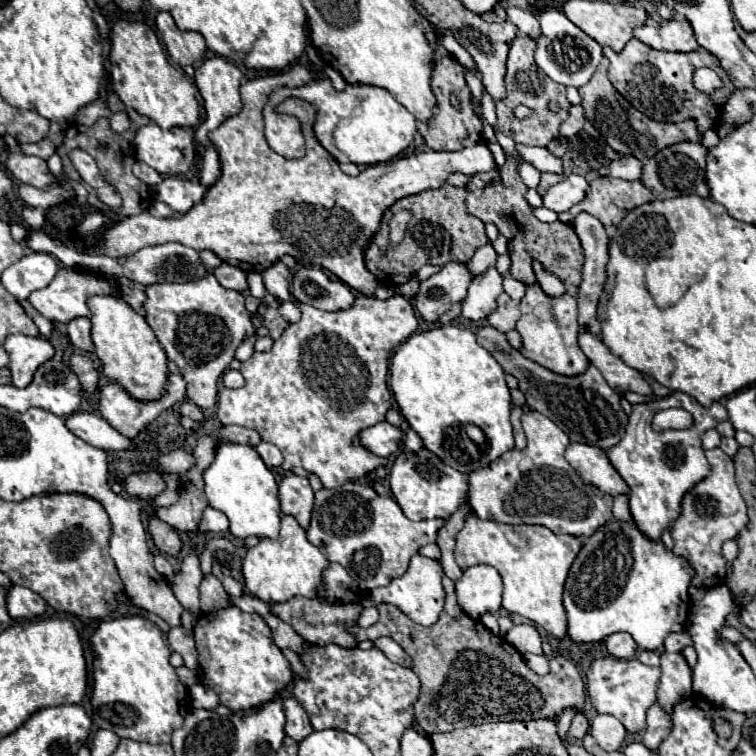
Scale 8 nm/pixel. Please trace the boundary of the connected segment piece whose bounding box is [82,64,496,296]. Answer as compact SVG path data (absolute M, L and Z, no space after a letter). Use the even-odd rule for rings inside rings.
M294 64L286 68L288 72L278 72L270 76L262 76L256 80L248 80L240 86L240 98L242 98L242 110L228 120L224 120L216 130L208 132L210 140L214 142L220 164L222 164L222 176L214 186L208 188L206 198L202 204L196 204L190 212L186 212L180 218L156 218L148 210L136 214L136 216L126 216L118 222L114 222L110 228L106 228L100 236L100 240L94 246L84 248L84 254L104 254L110 258L122 258L122 256L132 256L138 252L138 248L152 246L152 244L166 244L166 242L180 242L184 246L190 246L194 250L212 250L218 254L224 262L244 270L244 272L264 272L270 268L276 260L280 260L284 254L298 256L296 260L300 262L312 262L318 260L318 266L330 270L336 274L344 284L354 288L356 292L364 296L372 296L378 282L374 276L366 270L364 266L364 248L370 242L372 234L380 226L382 212L392 206L396 200L418 194L422 190L430 188L440 188L446 178L454 172L462 174L480 174L480 172L490 172L494 164L494 156L486 144L476 144L474 148L464 148L460 152L420 152L414 156L404 156L398 158L390 164L376 164L368 166L364 172L360 172L356 178L346 176L340 168L338 162L324 150L324 146L316 140L314 136L314 122L316 122L316 108L308 102L302 100L286 100L282 102L282 112L294 114L300 118L304 126L304 136L306 136L306 156L298 160L286 160L268 146L264 138L264 118L262 118L262 108L264 108L264 88L276 88L276 86L304 86L312 80L312 74L300 66Z

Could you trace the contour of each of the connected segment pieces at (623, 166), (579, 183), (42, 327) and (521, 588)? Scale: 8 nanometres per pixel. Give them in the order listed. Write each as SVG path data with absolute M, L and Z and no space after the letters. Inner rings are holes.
M624 156L610 164L610 176L614 176L614 178L640 180L640 174L642 174L642 162L634 156Z
M570 174L566 180L554 184L546 192L546 196L542 198L544 208L548 208L548 210L552 210L556 214L566 212L586 196L586 188L588 188L588 182L584 180L584 176Z
M22 300L20 306L22 306L24 312L34 320L34 324L36 324L38 330L40 330L40 334L42 334L42 336L50 336L50 332L52 332L52 322L46 320L40 312L34 312L34 308L30 308L30 302L28 302L28 300Z
M470 514L464 528L456 534L454 558L462 570L476 564L488 564L496 568L504 582L502 608L512 614L520 614L534 624L540 624L546 632L552 632L562 642L562 648L580 660L584 652L566 636L566 612L562 608L564 580L580 548L580 538L554 534L544 526L512 526L494 520L480 520L476 514Z

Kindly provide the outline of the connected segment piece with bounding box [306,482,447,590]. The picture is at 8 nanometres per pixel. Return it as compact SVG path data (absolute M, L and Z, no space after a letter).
M346 482L342 488L322 488L316 492L314 512L308 540L326 552L330 562L338 562L346 572L366 590L386 586L390 580L402 576L410 558L424 544L436 542L438 530L447 520L408 520L394 498L382 498L370 486Z

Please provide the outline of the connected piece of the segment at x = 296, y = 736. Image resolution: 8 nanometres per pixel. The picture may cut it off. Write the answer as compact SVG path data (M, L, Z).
M284 698L282 700L282 708L284 708L284 716L286 716L286 724L284 724L284 732L294 740L294 742L302 742L308 734L314 732L306 710L294 700L294 698Z

